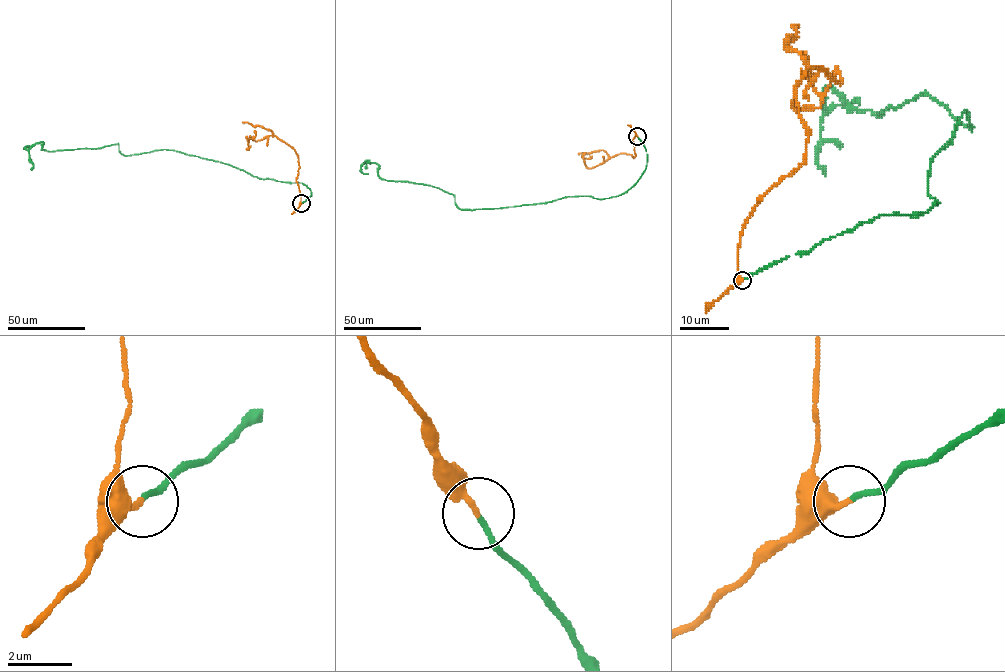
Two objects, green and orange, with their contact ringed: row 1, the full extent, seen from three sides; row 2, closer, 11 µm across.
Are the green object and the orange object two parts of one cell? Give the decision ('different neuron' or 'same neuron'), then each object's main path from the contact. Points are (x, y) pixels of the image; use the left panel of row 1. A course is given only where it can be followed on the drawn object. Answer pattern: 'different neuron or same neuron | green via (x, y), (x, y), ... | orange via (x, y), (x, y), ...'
same neuron | green via (301, 204), (311, 195), (302, 183), (166, 149), (50, 151), (40, 142), (29, 150), (31, 170) | orange via (301, 204), (295, 150), (271, 135), (258, 140), (250, 137), (248, 144), (255, 135), (253, 130)

